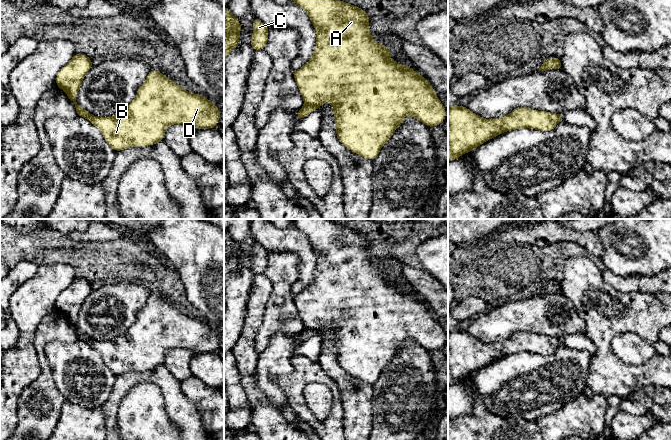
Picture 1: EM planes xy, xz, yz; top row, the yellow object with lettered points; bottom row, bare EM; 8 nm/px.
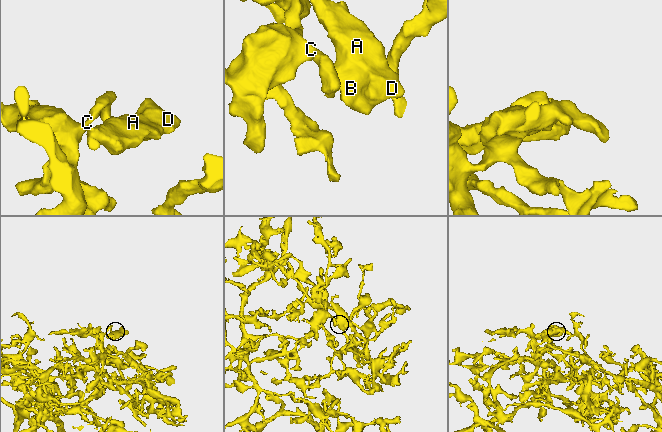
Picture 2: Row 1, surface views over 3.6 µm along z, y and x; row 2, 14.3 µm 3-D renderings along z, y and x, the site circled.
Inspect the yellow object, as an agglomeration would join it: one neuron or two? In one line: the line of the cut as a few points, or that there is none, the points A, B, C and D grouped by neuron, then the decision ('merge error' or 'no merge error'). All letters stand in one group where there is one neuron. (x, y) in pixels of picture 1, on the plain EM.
cut xz (305, 327), (317, 332); groups A B D / C; merge error

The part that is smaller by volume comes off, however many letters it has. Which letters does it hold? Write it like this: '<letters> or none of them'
A, B, D

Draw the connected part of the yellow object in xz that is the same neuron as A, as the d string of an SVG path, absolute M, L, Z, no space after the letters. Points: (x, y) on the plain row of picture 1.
M292 219L292 226L303 232L316 254L316 271L312 281L300 293L293 296L294 303L303 321L304 327L312 329L317 333L327 325L333 330L333 339L335 341L336 358L341 368L359 380L368 384L373 384L379 378L382 370L389 364L395 354L403 347L403 342L410 339L415 343L421 345L428 351L433 351L441 348L446 341L446 335L442 326L438 323L435 314L431 311L429 306L419 297L414 295L411 291L399 288L390 282L390 273L388 270L383 270L373 264L372 256L369 255L369 240L361 232L351 229L349 227L340 225L332 219Z

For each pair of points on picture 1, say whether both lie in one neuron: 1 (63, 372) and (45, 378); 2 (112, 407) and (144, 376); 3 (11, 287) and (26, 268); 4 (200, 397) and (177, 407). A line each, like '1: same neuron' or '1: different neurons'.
1: different neurons
2: same neuron
3: same neuron
4: different neurons

